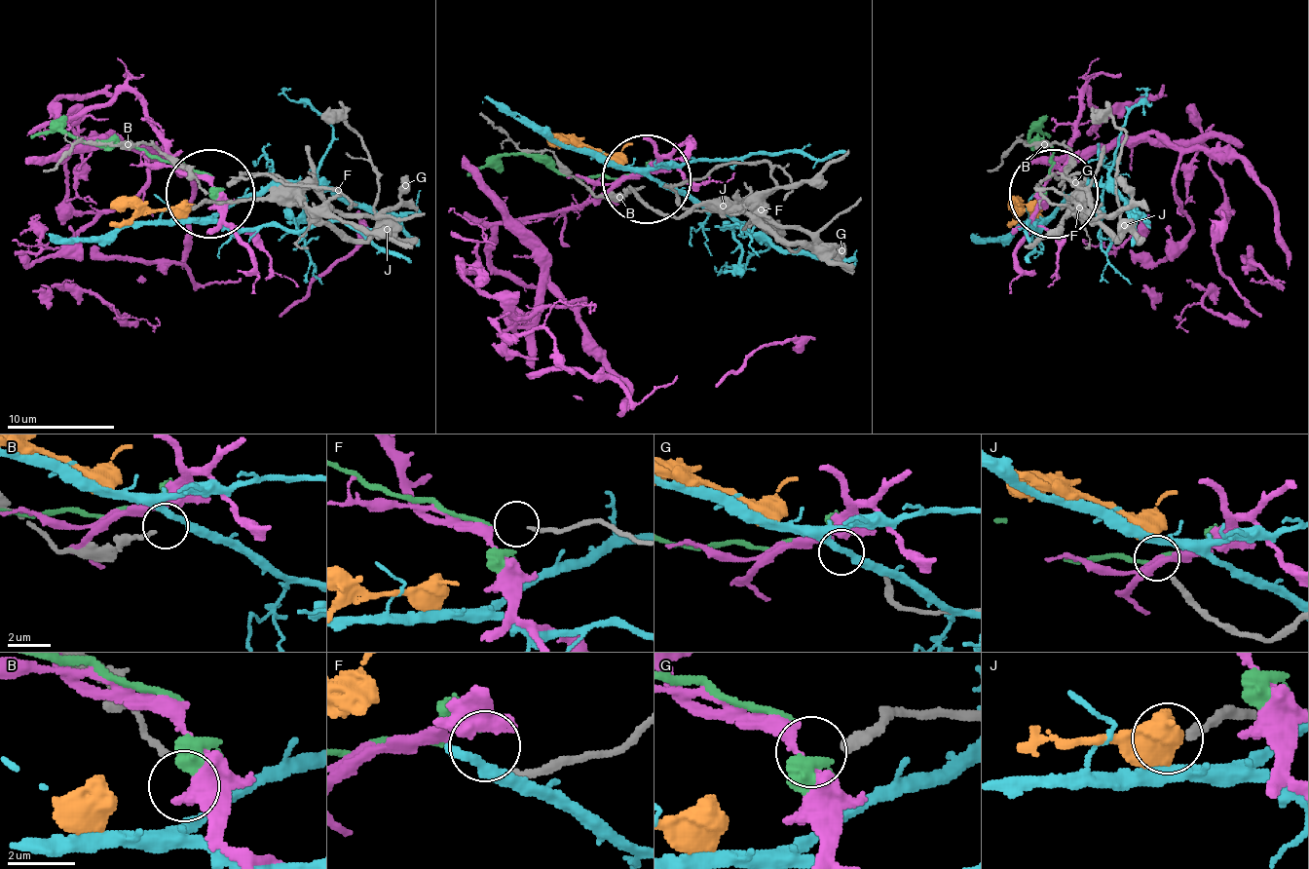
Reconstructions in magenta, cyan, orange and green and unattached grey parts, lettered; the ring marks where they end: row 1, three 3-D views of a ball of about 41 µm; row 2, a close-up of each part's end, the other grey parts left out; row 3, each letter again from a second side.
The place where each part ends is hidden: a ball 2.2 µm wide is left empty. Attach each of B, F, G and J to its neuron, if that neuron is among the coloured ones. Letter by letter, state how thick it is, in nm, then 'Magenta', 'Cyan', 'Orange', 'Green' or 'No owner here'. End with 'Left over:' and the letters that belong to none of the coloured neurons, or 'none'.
B: Thickness 180 nm. No owner here
F: Thickness 190 nm. Magenta
G: Thickness 320 nm. Green
J: Thickness 240 nm. Orange
Left over: B

